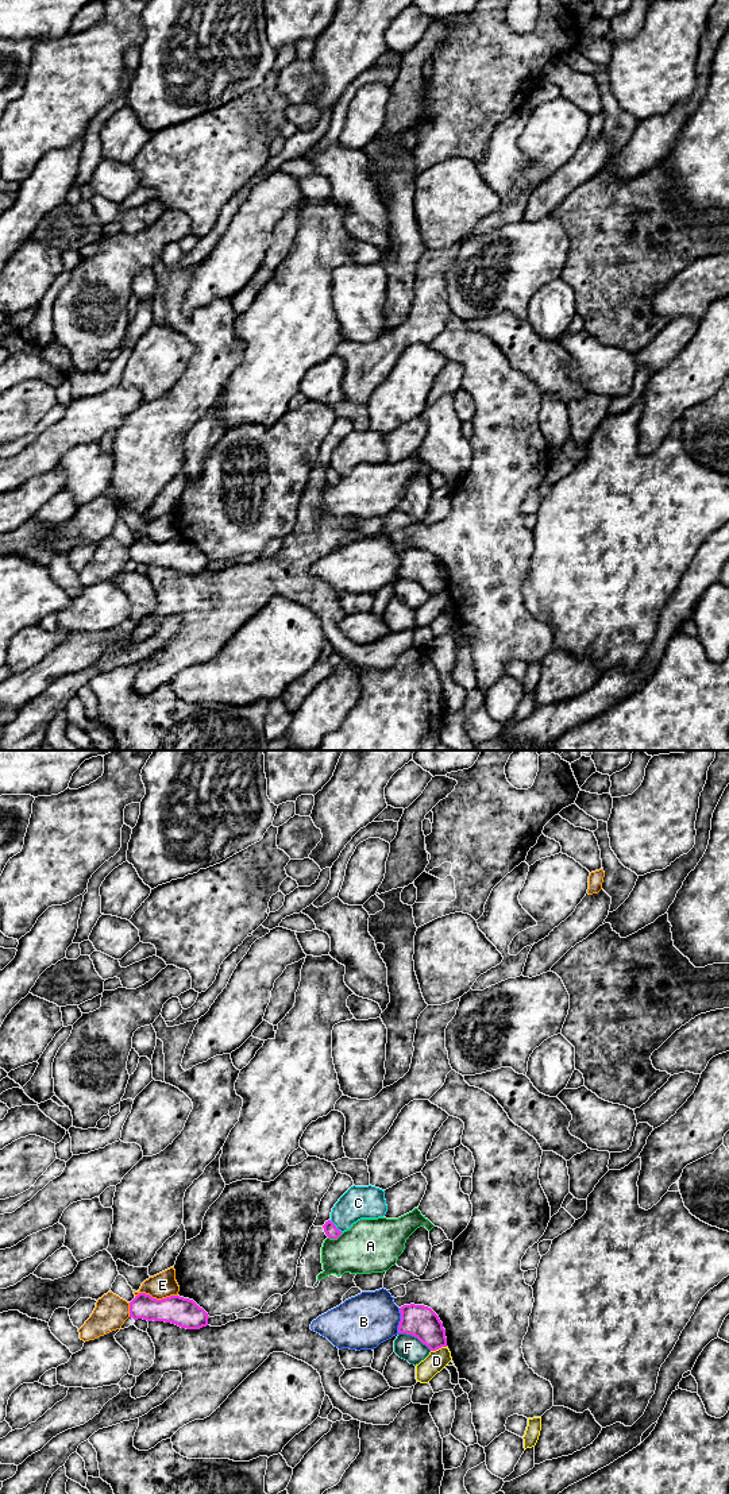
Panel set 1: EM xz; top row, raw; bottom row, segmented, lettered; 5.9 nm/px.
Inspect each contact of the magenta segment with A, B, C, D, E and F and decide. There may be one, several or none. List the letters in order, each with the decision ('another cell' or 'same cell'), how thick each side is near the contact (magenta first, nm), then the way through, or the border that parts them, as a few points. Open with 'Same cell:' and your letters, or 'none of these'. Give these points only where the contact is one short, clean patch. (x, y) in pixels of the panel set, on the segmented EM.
Same cell: none of these
A: another cell; calibres 80 and 320 nm
B: another cell; calibres 190 and 320 nm
C: another cell; calibres 80 and 190 nm
D: another cell; calibres 190 and 120 nm
E: another cell; calibres 170 and 150 nm
F: another cell; calibres 190 and 150 nm

